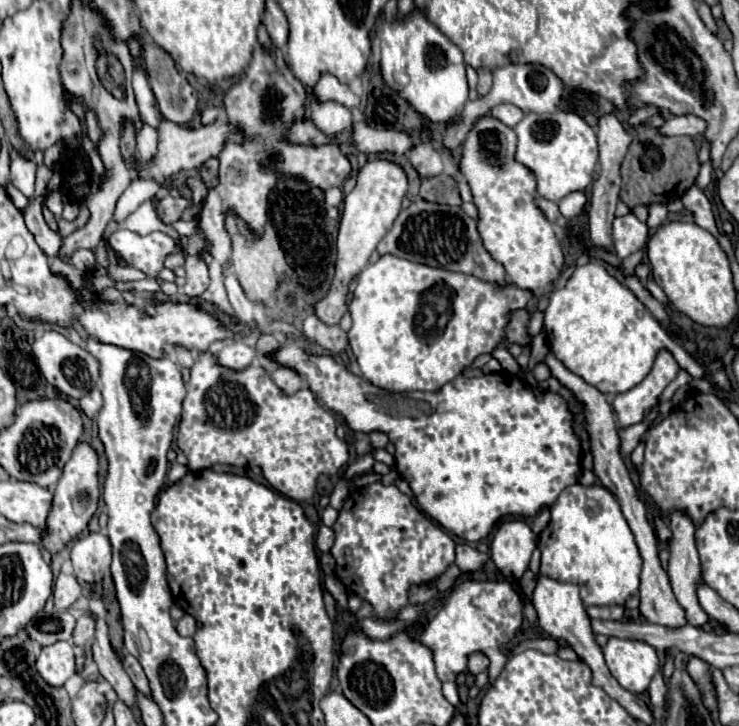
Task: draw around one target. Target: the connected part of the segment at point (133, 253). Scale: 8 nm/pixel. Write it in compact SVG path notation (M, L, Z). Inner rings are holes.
M119 229L109 237L109 245L119 259L129 267L137 267L149 279L157 279L163 269L163 261L171 253L181 253L181 241L169 237L167 233L153 231L149 235L139 235L129 229Z

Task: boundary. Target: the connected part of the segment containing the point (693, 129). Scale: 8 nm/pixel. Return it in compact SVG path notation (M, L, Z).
M681 115L681 117L671 117L669 121L663 123L659 129L663 135L703 135L707 129L707 121L697 117L697 115Z

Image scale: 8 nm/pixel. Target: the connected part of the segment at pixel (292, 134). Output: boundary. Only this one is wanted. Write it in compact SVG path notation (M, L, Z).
M303 119L303 121L293 123L293 127L289 129L289 141L291 143L301 143L301 145L323 145L323 143L331 143L331 139L325 137L309 119Z

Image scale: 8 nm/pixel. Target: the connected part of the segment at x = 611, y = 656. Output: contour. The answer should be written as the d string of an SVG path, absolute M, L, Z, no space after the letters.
M609 637L603 647L603 657L611 675L631 693L643 693L651 677L661 669L657 651L637 639Z

